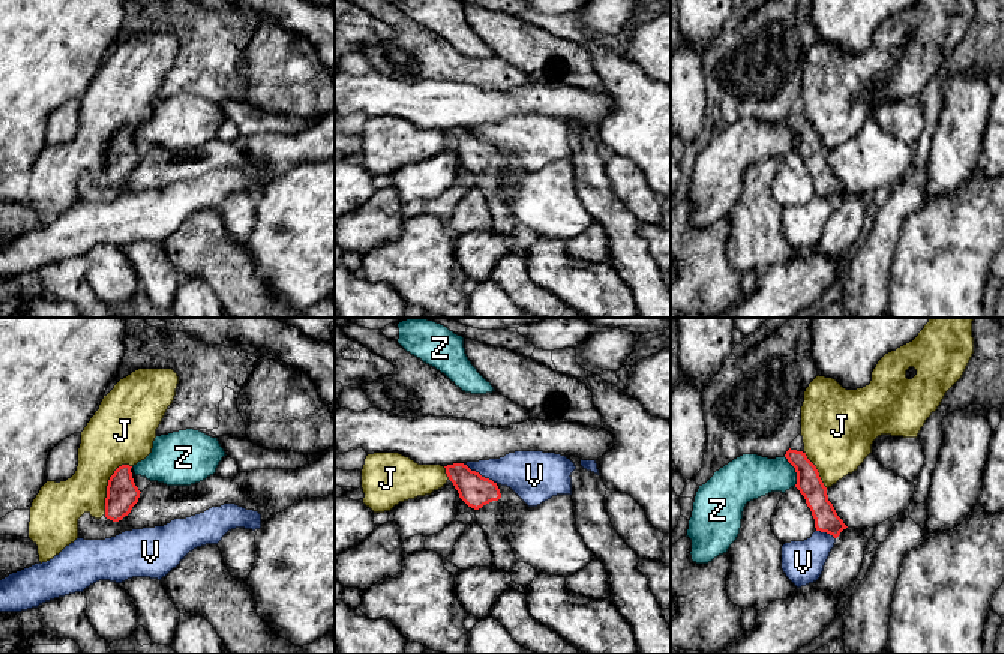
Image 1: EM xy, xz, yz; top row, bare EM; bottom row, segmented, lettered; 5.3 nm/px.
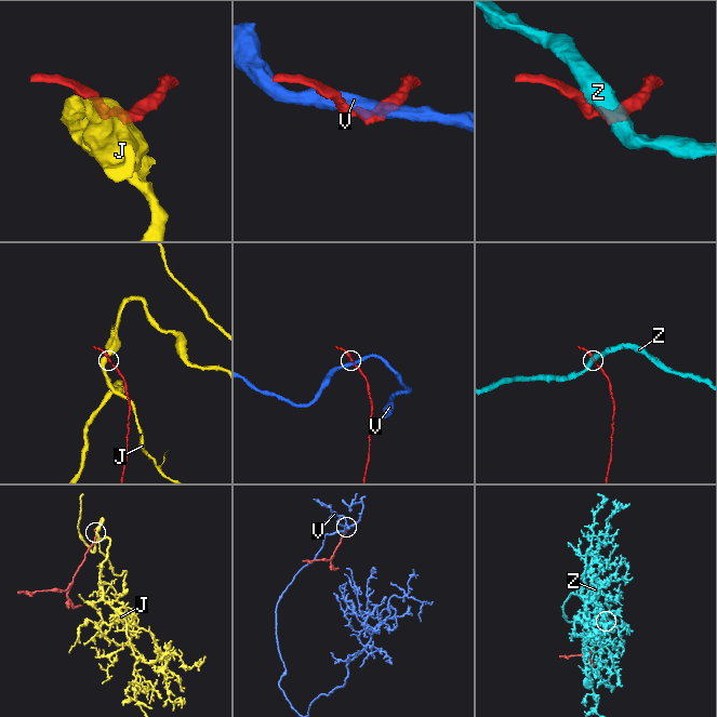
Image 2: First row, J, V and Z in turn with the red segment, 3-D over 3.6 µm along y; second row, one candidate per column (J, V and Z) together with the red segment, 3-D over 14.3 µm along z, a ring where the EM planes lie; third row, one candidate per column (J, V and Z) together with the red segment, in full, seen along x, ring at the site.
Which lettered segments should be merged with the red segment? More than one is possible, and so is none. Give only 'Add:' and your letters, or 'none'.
Add: none

